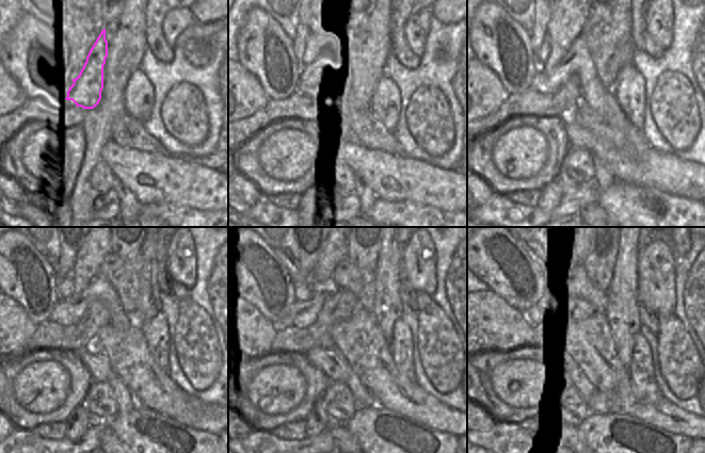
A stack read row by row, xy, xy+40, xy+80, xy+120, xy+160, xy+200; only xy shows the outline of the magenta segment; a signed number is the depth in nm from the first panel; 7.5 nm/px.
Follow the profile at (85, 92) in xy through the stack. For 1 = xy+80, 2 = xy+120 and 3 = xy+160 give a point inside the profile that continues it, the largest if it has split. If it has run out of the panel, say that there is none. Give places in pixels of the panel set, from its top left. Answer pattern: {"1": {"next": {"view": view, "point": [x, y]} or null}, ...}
{"1": {"next": {"view": "xy+80", "point": [547, 80]}}, "2": {"next": {"view": "xy+120", "point": [66, 312]}}, "3": {"next": {"view": "xy+160", "point": [303, 314]}}}

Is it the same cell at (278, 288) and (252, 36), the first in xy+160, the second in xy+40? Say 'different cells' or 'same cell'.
same cell

